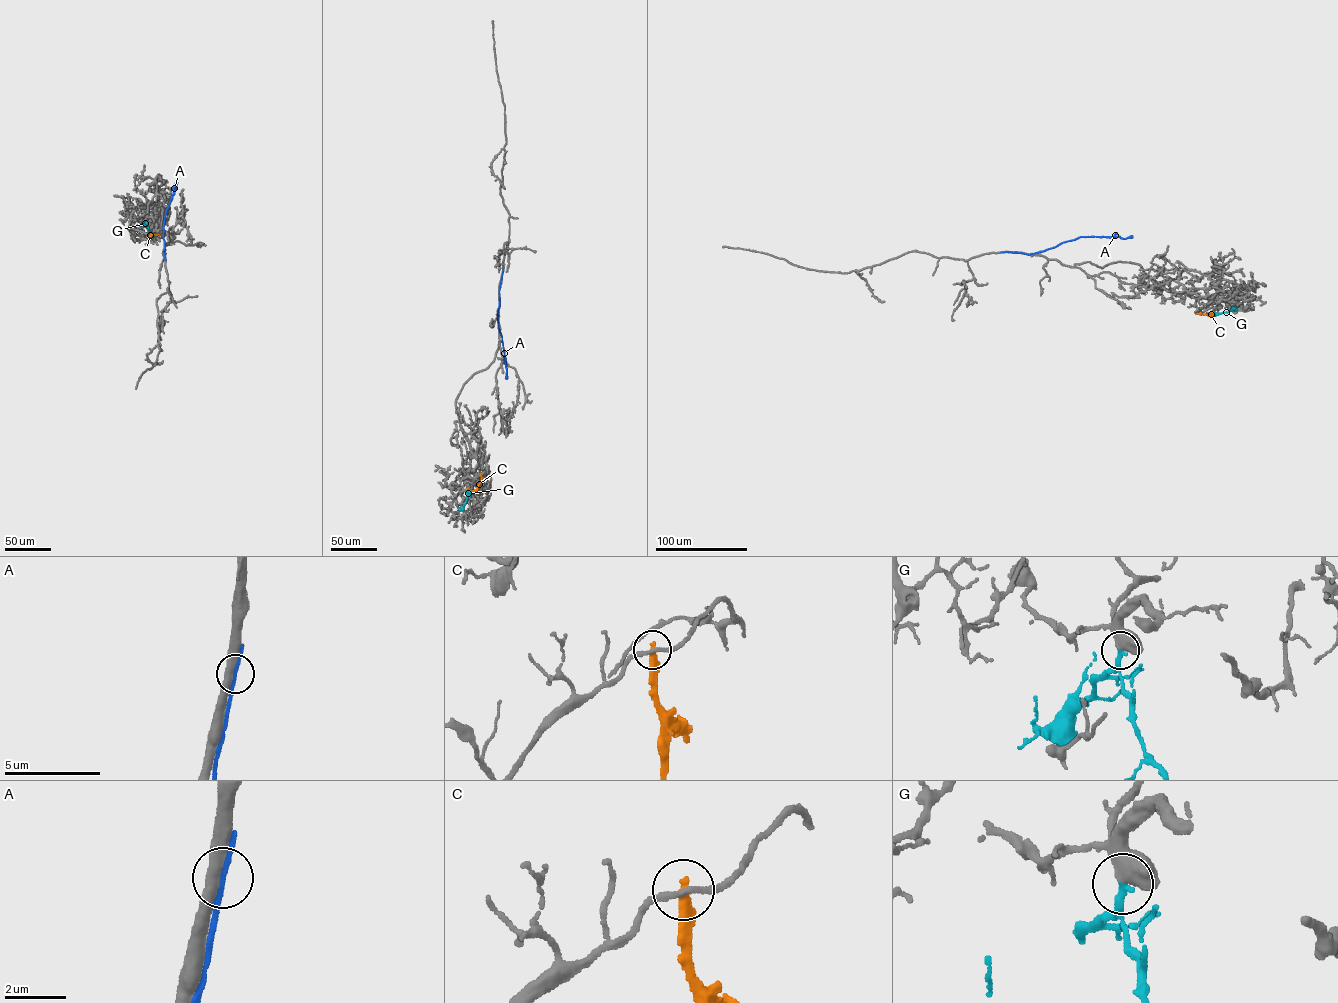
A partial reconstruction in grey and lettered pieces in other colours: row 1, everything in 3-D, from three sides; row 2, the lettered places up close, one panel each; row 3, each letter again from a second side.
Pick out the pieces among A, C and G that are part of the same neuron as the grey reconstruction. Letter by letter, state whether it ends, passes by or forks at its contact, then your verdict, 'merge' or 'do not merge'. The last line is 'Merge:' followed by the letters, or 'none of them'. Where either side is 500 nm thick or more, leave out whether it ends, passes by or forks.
A: it passes by; do not merge
C: it ends; do not merge
G: it ends; merge
Merge: G

